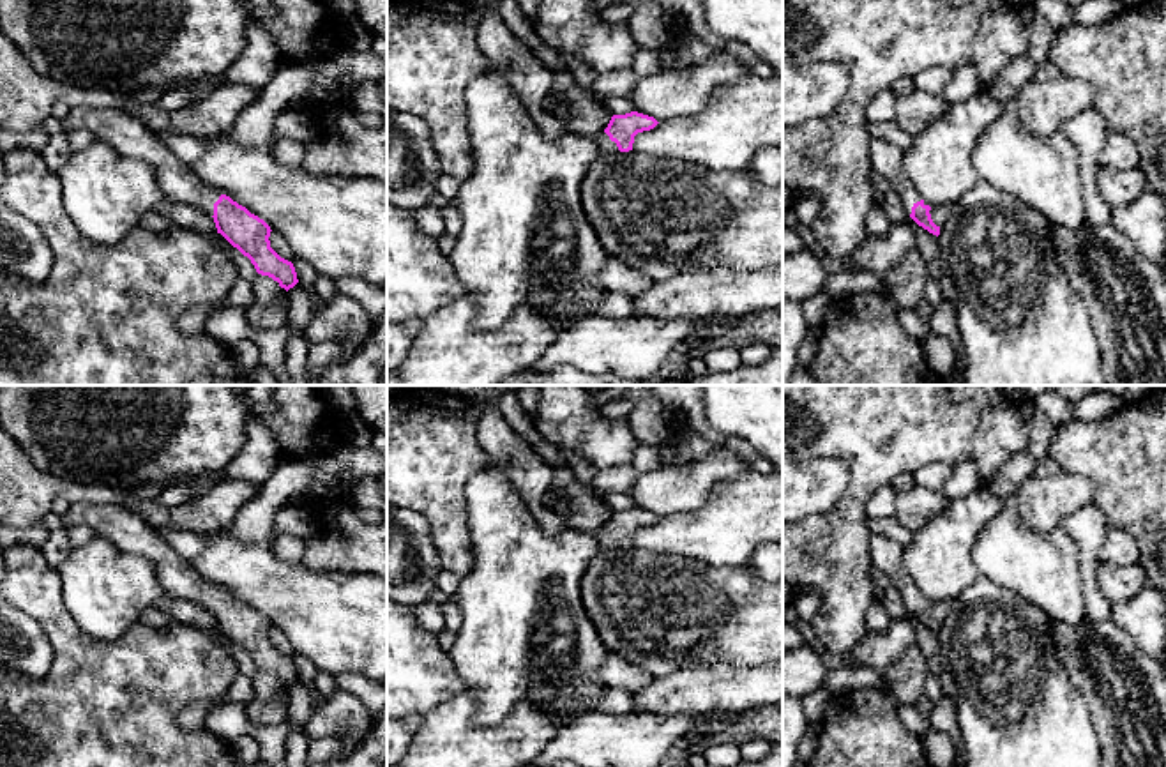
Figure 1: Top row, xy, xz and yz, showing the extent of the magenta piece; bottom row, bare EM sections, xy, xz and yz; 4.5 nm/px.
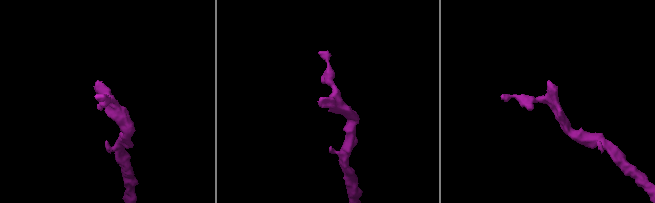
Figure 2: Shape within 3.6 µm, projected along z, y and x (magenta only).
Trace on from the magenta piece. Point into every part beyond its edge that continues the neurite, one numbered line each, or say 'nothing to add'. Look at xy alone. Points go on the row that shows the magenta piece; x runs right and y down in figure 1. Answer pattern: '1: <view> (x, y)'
1: xy (129, 136)

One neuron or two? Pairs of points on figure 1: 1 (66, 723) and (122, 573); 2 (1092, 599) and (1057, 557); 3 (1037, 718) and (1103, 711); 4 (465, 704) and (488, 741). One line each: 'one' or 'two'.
1: two
2: two
3: two
4: one

